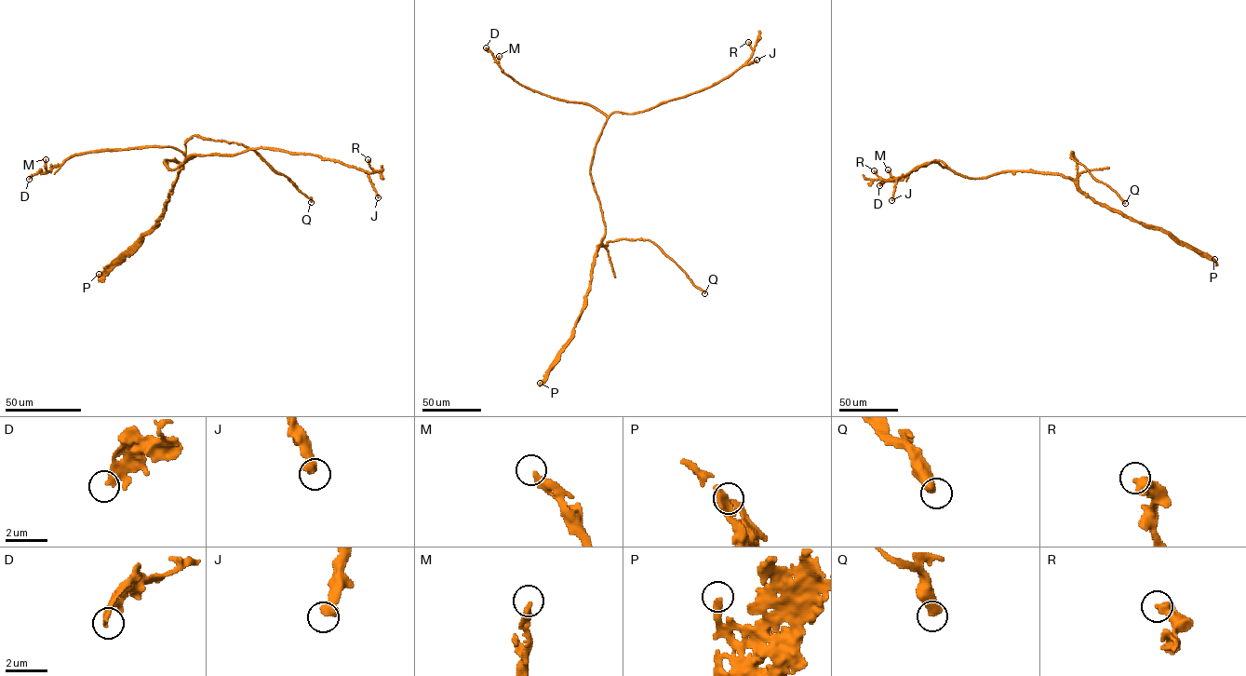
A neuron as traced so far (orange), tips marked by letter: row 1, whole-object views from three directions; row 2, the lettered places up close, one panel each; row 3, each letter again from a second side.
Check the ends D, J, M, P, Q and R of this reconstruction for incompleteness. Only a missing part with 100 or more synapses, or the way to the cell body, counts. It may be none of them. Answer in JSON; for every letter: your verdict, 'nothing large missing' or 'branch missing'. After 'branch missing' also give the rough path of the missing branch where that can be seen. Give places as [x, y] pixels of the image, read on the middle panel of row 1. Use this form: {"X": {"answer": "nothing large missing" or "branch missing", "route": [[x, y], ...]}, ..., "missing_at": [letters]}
{"D": {"answer": "nothing large missing"}, "J": {"answer": "nothing large missing"}, "M": {"answer": "nothing large missing"}, "P": {"answer": "nothing large missing"}, "Q": {"answer": "nothing large missing"}, "R": {"answer": "nothing large missing"}, "missing_at": []}

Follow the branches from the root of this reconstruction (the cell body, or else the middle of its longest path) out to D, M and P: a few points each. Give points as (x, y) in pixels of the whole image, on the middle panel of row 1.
D: (590, 174), (596, 144), (607, 117), (590, 105), (560, 101), (522, 86), (502, 72), (486, 47)
M: (590, 174), (596, 144), (607, 117), (590, 105), (560, 101), (522, 86), (502, 72), (499, 65), (499, 56)
P: (590, 174), (605, 226), (604, 236), (596, 252), (590, 288), (571, 336), (545, 380), (540, 383)

